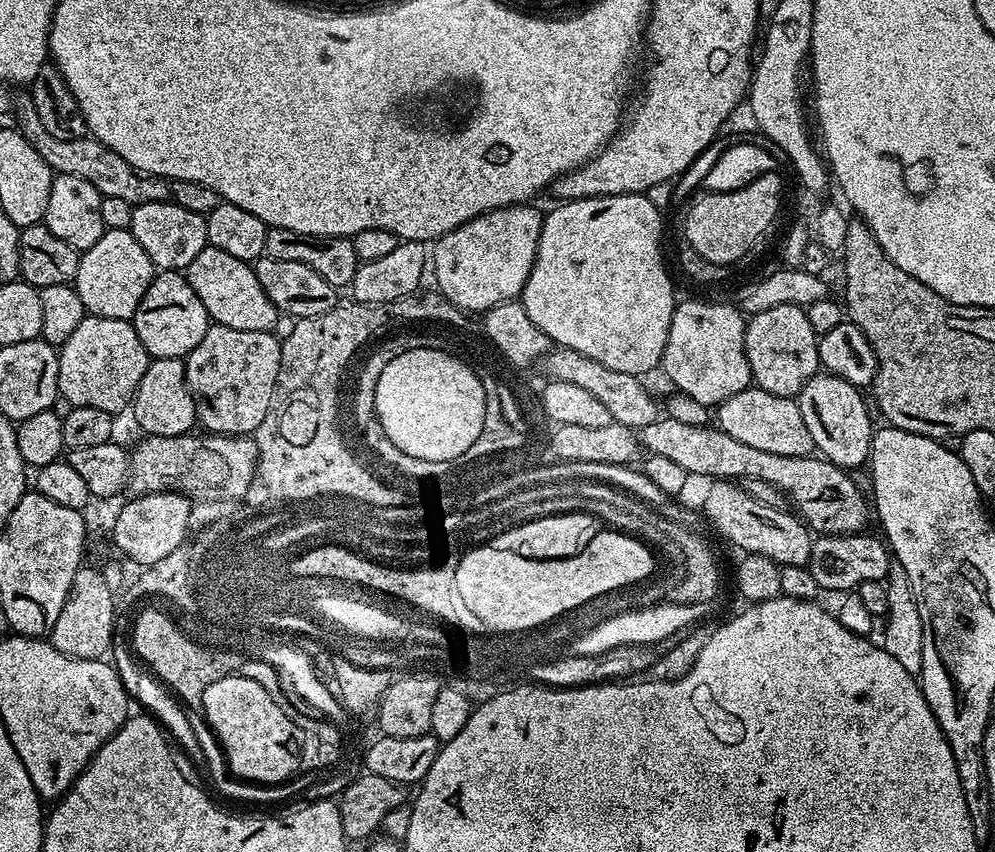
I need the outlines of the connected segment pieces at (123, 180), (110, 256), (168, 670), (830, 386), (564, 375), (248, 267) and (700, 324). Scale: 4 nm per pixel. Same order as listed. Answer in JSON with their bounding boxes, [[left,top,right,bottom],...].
[[15,94,170,206],[74,230,153,321],[136,612,236,709],[798,374,874,470],[542,347,662,429],[186,246,276,332],[662,299,753,406]]

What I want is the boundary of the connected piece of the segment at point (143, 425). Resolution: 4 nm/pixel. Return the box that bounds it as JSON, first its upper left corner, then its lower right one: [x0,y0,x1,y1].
[130,358,197,436]

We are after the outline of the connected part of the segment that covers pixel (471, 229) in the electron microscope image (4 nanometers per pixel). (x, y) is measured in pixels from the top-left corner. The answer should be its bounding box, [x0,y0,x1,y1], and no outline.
[430,203,544,314]

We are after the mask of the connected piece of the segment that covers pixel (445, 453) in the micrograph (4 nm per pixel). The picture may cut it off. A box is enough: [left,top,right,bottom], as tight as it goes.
[378,349,486,462]

